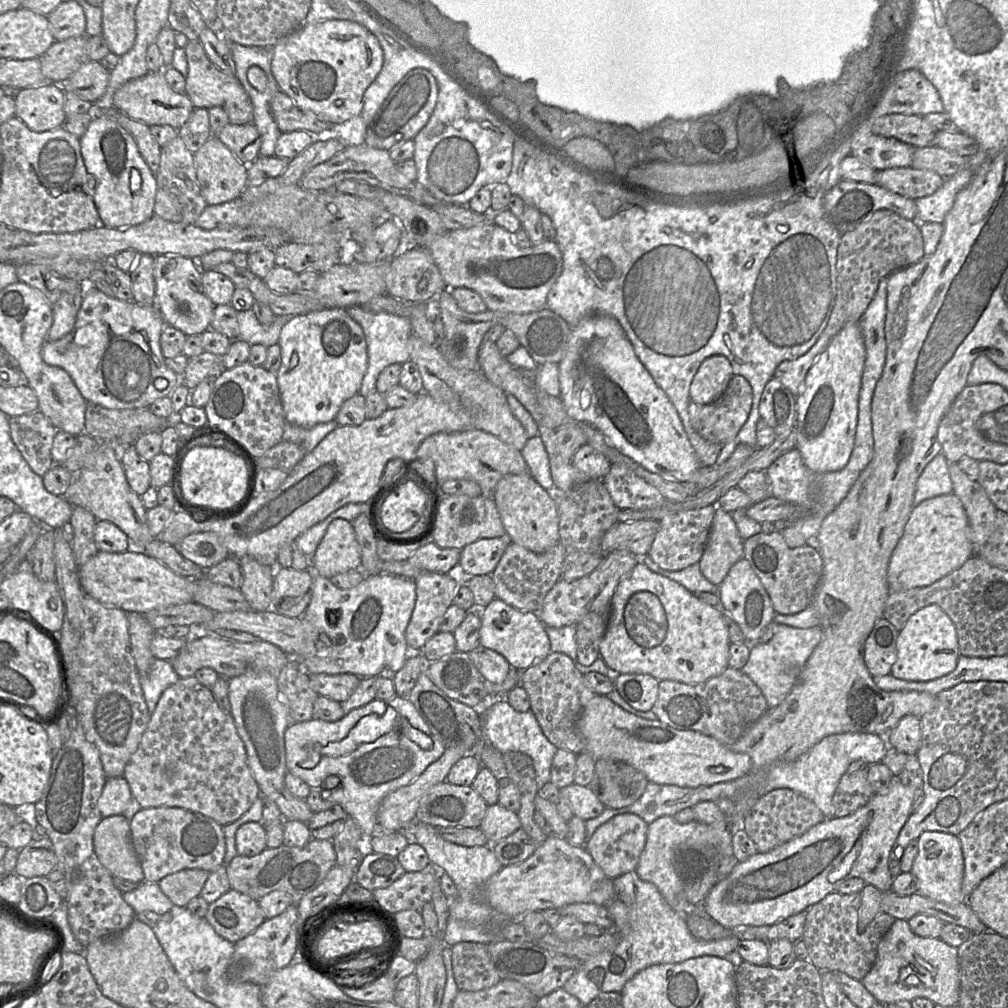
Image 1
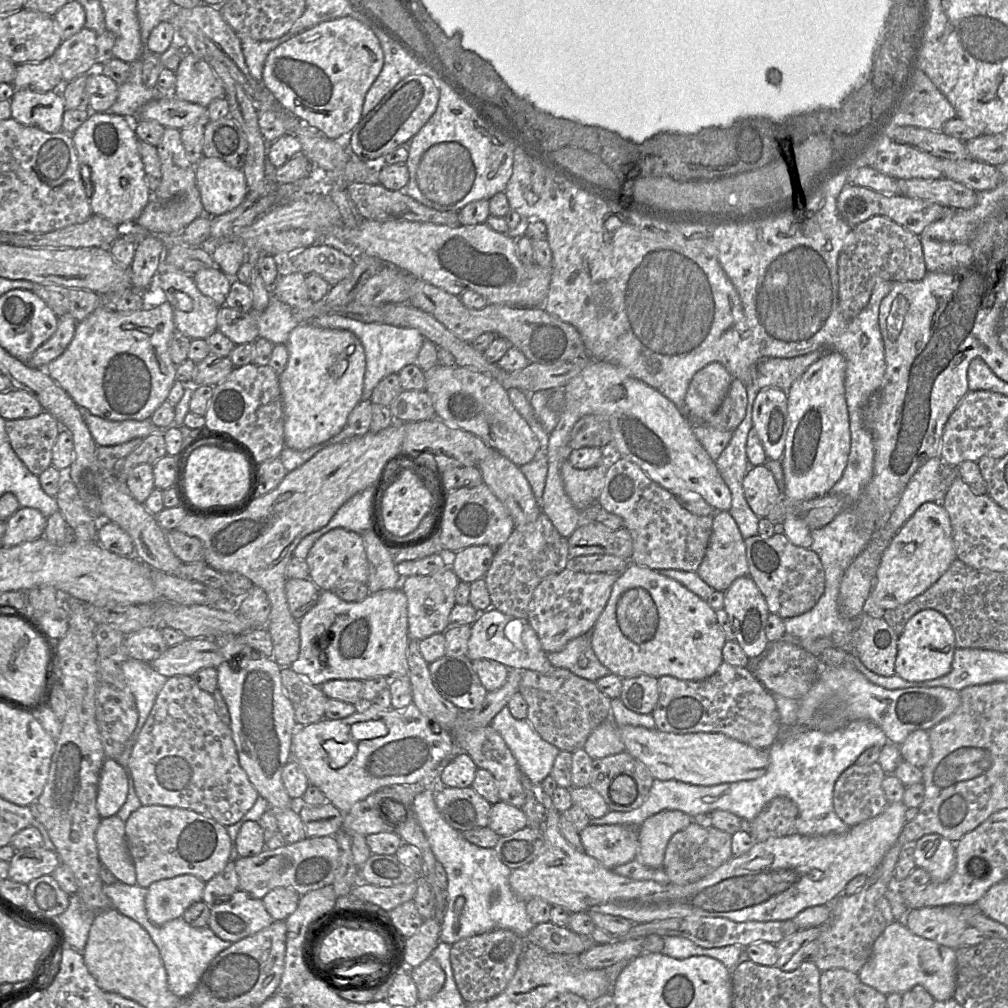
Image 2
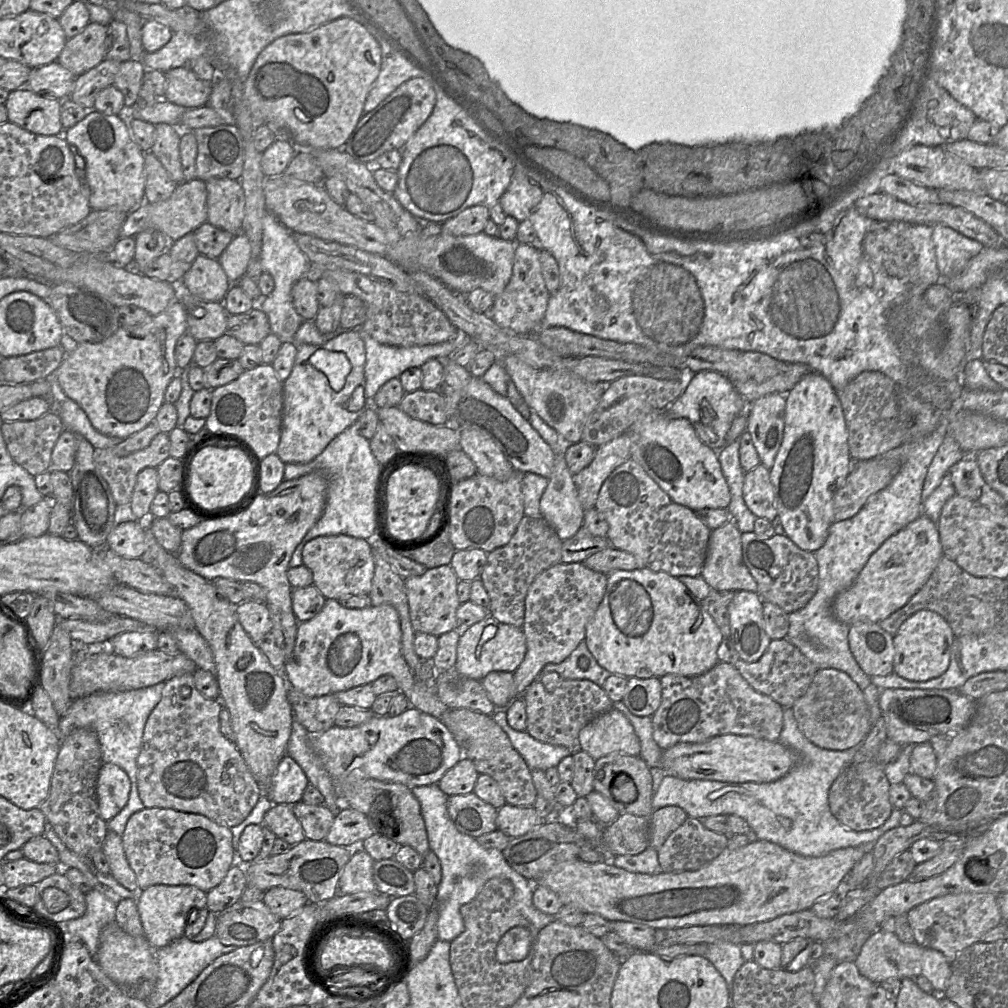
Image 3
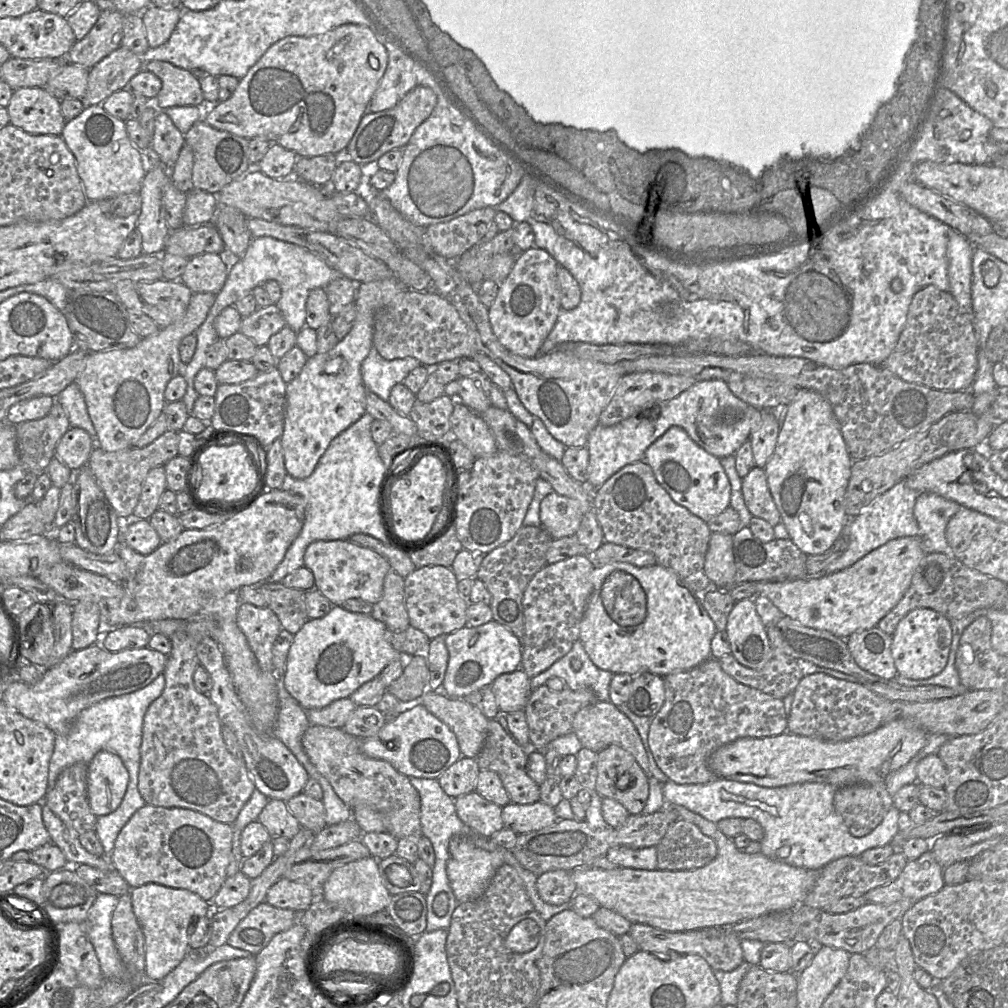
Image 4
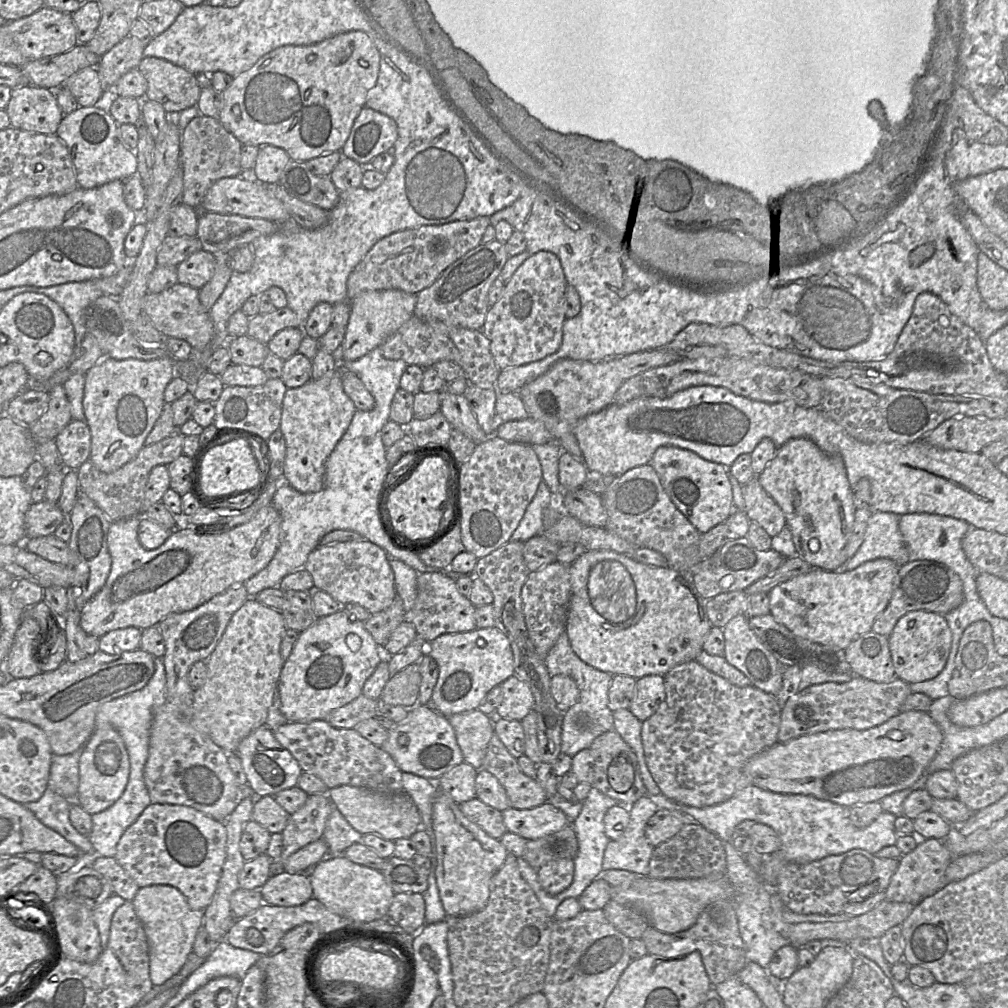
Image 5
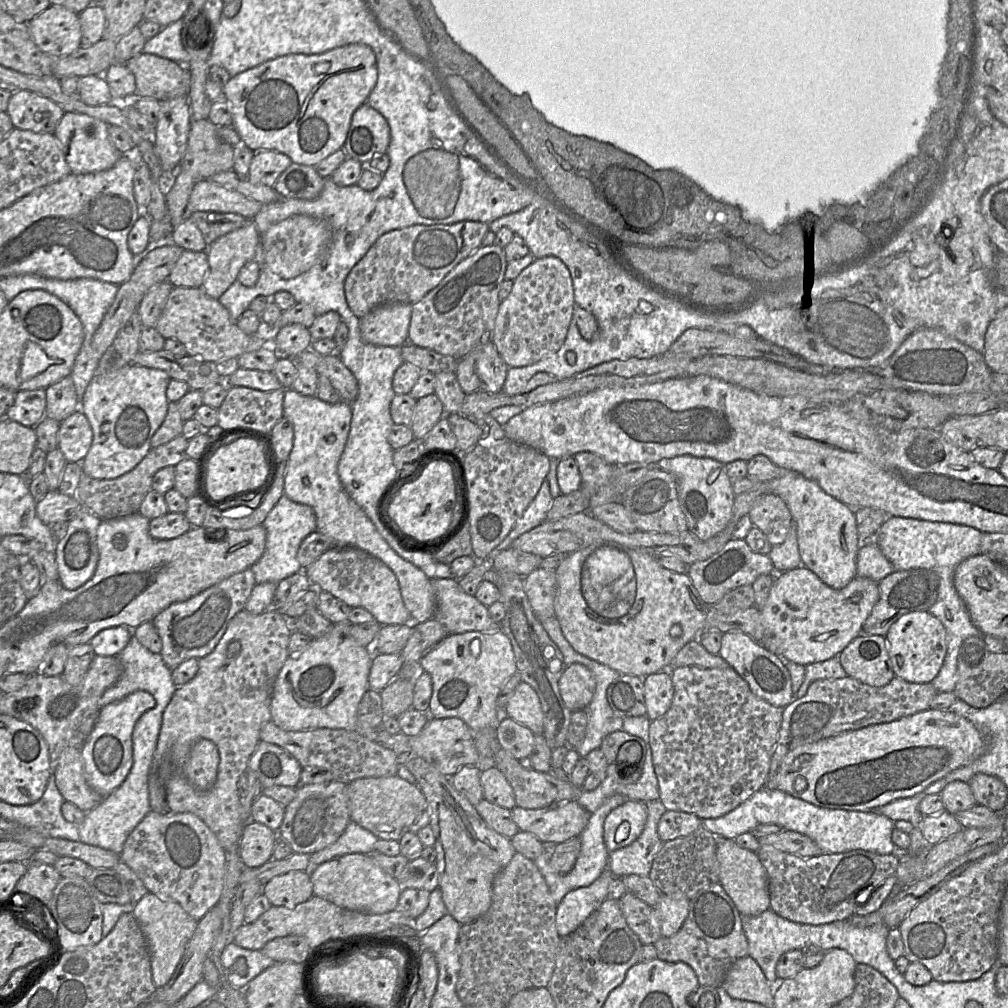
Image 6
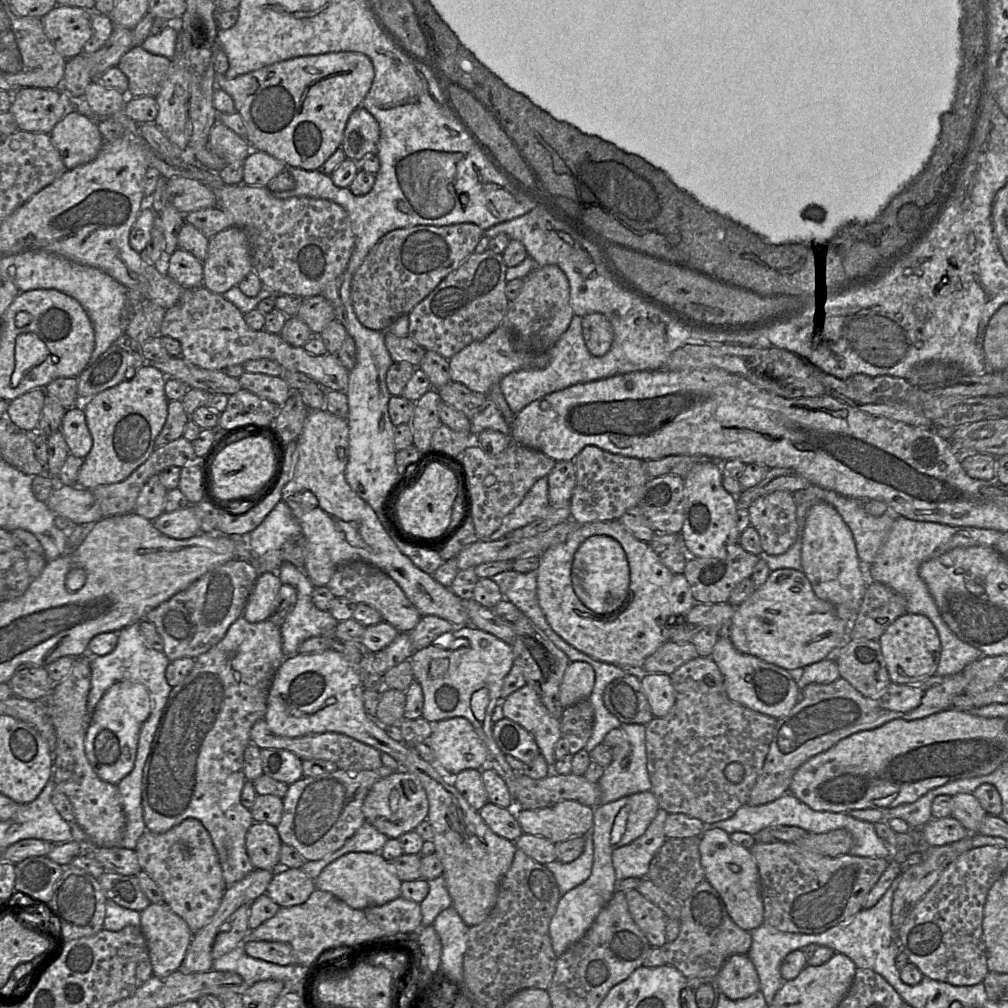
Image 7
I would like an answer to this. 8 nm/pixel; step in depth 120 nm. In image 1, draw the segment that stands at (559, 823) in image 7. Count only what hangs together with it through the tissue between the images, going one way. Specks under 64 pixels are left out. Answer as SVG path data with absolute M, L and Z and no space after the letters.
M500 804L488 806L479 828L488 839L487 845L506 838L521 827L518 813L506 809Z

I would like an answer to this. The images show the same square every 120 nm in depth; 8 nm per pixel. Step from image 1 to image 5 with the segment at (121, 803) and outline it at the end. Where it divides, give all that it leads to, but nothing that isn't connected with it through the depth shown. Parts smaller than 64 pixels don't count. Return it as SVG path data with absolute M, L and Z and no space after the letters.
M113 727L95 728L80 756L77 803L90 815L107 809L123 794L129 774L129 756L119 732Z

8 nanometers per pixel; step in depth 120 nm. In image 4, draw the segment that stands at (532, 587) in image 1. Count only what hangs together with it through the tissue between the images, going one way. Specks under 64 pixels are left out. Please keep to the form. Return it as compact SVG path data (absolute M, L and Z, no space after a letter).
M541 524L541 526L523 526L522 525L512 539L510 539L509 541L504 543L503 545L496 547L495 549L493 549L489 553L485 554L485 556L484 556L482 562L481 562L481 565L479 567L479 570L477 572L477 577L483 582L483 584L485 585L485 587L487 588L487 590L491 594L491 602L490 602L489 605L490 605L491 610L492 610L493 619L496 622L498 622L501 625L508 628L521 641L521 657L522 657L522 639L523 639L523 636L524 636L524 610L523 610L523 604L522 604L524 591L525 591L528 583L530 582L530 580L533 578L533 576L540 569L542 569L545 565L547 565L546 553L547 553L547 550L548 550L552 540L553 540L553 538L542 527L542 524Z

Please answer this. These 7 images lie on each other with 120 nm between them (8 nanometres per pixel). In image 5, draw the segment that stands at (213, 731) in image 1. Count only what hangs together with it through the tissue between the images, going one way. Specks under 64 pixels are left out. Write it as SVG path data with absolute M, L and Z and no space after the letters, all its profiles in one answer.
M244 583L232 586L193 610L169 614L157 626L165 642L165 654L162 660L166 673L166 700L154 711L150 729L149 755L144 768L144 780L153 804L189 806L213 819L225 821L241 800L241 787L230 768L227 753L209 735L199 731L191 724L195 689L188 682L188 672L195 662L206 662L222 638L233 614L249 598Z

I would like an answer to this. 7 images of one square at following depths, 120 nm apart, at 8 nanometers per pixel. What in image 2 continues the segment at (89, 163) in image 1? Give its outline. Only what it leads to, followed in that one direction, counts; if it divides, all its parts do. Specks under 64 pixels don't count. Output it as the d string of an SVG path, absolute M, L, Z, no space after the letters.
M92 112L71 137L80 163L87 165L91 174L92 213L117 226L134 224L152 199L152 192L146 181L138 138L132 122L118 114Z

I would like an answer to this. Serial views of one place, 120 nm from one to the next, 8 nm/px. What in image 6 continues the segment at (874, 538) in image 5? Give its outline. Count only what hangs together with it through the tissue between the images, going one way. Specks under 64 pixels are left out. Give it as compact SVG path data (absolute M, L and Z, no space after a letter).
M872 540L861 544L856 557L857 576L879 582L895 569Z

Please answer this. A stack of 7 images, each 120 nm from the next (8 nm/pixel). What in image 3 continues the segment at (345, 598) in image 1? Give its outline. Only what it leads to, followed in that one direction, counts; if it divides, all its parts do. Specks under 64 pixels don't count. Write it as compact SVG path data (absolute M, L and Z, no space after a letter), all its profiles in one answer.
M326 599L324 607L315 617L305 622L299 622L298 629L297 629L296 642L295 642L293 652L287 658L286 663L284 665L284 675L290 687L294 688L295 690L299 691L300 693L308 697L320 697L323 695L335 694L337 692L345 691L357 686L371 684L376 679L378 679L383 675L391 675L395 678L399 691L401 691L407 697L410 703L410 706L413 706L416 709L426 714L429 714L431 716L434 716L435 718L438 718L438 719L441 719L442 715L448 709L459 709L459 708L448 708L439 699L439 697L436 695L436 693L434 692L434 689L430 686L430 684L422 683L415 678L414 672L408 666L406 660L403 657L402 648L401 648L401 638L402 638L402 632L401 632L399 614L393 606L389 604L382 604L380 606L370 606L362 609L355 609L355 608L349 609L349 608L343 607L338 600Z

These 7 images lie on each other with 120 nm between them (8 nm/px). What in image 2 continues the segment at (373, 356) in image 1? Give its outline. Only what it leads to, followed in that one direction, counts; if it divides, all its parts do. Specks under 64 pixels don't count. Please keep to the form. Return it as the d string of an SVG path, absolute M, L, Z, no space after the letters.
M323 315L310 319L307 323L328 329L347 330L360 340L366 360L366 371L362 400L370 401L372 392L378 383L390 374L398 374L402 368L417 362L425 337L416 329L396 327L382 323L364 323L343 315Z

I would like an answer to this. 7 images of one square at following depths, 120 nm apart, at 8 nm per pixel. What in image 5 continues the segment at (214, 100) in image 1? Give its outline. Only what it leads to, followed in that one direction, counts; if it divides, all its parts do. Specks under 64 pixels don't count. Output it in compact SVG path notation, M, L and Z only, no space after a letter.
M144 57L137 68L148 83L145 98L160 103L169 115L197 106L202 89L195 74L156 57Z

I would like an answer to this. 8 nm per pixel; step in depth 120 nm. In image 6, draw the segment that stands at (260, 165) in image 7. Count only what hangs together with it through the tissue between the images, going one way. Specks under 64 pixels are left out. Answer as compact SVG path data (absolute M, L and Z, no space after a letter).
M255 150L254 153L247 177L255 184L272 187L292 163L290 157L275 150Z

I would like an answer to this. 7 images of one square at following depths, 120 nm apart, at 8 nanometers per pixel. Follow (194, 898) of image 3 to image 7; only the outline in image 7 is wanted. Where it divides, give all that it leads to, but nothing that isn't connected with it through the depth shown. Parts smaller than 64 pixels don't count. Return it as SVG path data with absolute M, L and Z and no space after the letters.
M151 903L140 912L140 928L147 942L153 974L166 977L178 970L193 936L187 923L165 903Z

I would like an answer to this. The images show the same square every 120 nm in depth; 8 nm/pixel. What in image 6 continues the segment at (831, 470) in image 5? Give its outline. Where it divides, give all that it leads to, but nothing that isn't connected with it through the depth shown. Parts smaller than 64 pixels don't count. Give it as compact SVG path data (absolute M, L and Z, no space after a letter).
M786 471L780 477L756 482L748 477L733 479L735 495L754 489L758 483L768 483L770 493L780 496L788 505L797 523L797 536L804 567L814 572L833 589L842 589L856 576L856 557L860 548L854 509L827 494L815 481L795 471Z

